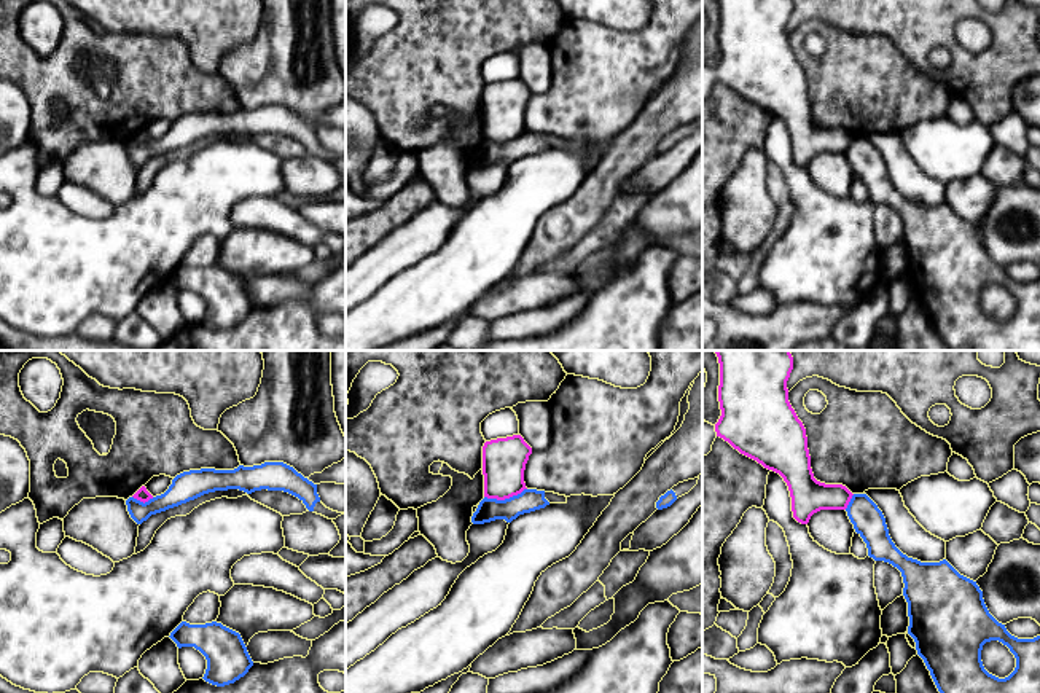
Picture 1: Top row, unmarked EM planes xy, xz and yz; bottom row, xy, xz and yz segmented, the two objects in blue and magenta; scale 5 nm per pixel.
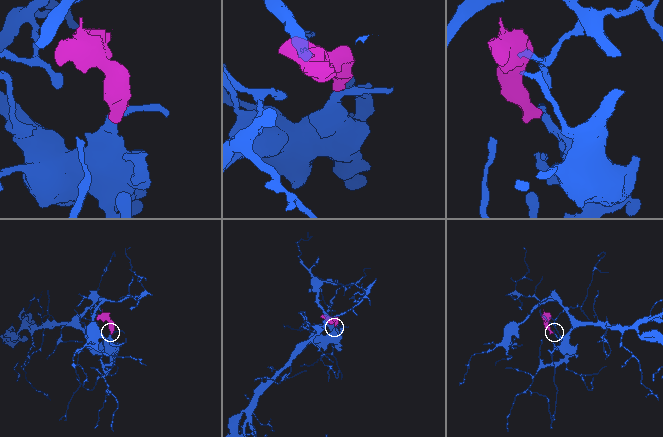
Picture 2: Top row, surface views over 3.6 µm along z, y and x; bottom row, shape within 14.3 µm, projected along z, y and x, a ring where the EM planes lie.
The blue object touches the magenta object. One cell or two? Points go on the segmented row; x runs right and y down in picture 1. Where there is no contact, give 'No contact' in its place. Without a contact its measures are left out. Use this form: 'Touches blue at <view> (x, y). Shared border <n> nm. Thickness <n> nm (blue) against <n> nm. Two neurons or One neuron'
Touches blue at xz (505, 499). Shared border 220 nm. Thickness 120 nm (blue) against 220 nm. Two neurons

